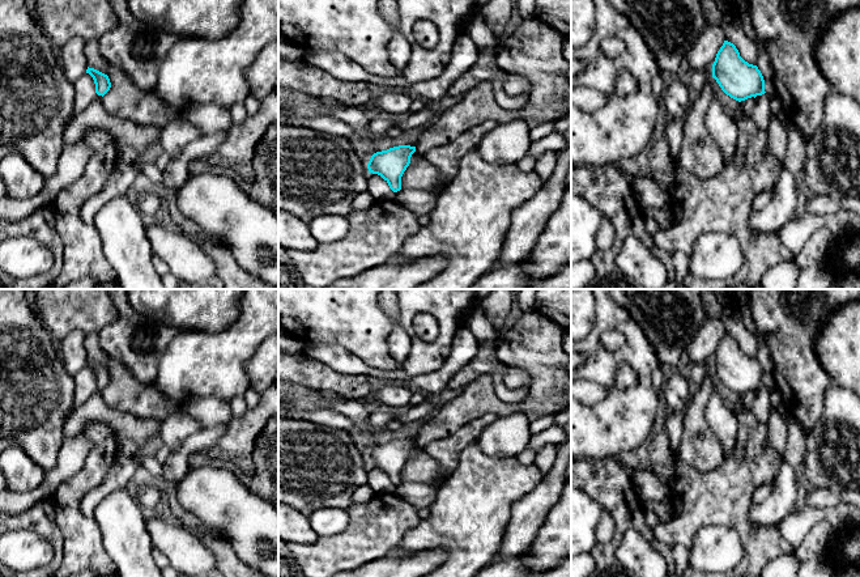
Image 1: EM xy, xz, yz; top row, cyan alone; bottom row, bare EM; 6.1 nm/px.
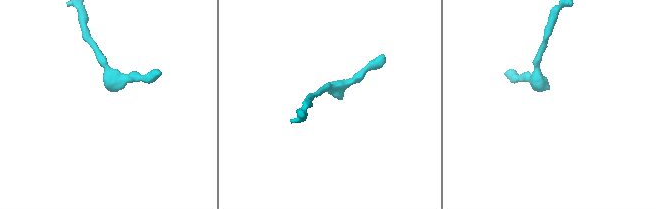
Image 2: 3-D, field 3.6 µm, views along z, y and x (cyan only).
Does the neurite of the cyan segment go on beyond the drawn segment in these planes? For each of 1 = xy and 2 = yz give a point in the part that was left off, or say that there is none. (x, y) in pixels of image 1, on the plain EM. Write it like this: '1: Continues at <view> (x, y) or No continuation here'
1: Continues at xy (124, 425)
2: Continues at yz (762, 406)

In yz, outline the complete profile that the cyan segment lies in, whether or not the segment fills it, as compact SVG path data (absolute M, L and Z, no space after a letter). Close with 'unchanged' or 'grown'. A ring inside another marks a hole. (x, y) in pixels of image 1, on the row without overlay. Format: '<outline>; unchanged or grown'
M724 334L718 344L712 357L712 370L727 389L738 395L757 391L759 396L754 400L752 412L759 423L769 423L774 404L765 385L763 369L757 358L749 357L740 349L733 336Z; grown

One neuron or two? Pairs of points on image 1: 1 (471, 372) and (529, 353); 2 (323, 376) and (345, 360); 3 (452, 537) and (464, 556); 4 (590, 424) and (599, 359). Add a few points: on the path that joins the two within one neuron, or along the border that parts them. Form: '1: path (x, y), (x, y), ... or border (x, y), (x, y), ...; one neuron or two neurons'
1: border (496, 343), (496, 357), (503, 365); two neurons
2: border (305, 353), (320, 360), (335, 370), (362, 374); two neurons
3: path (458, 542), (464, 551); one neuron
4: path (618, 411), (643, 386), (643, 370), (628, 359); one neuron

